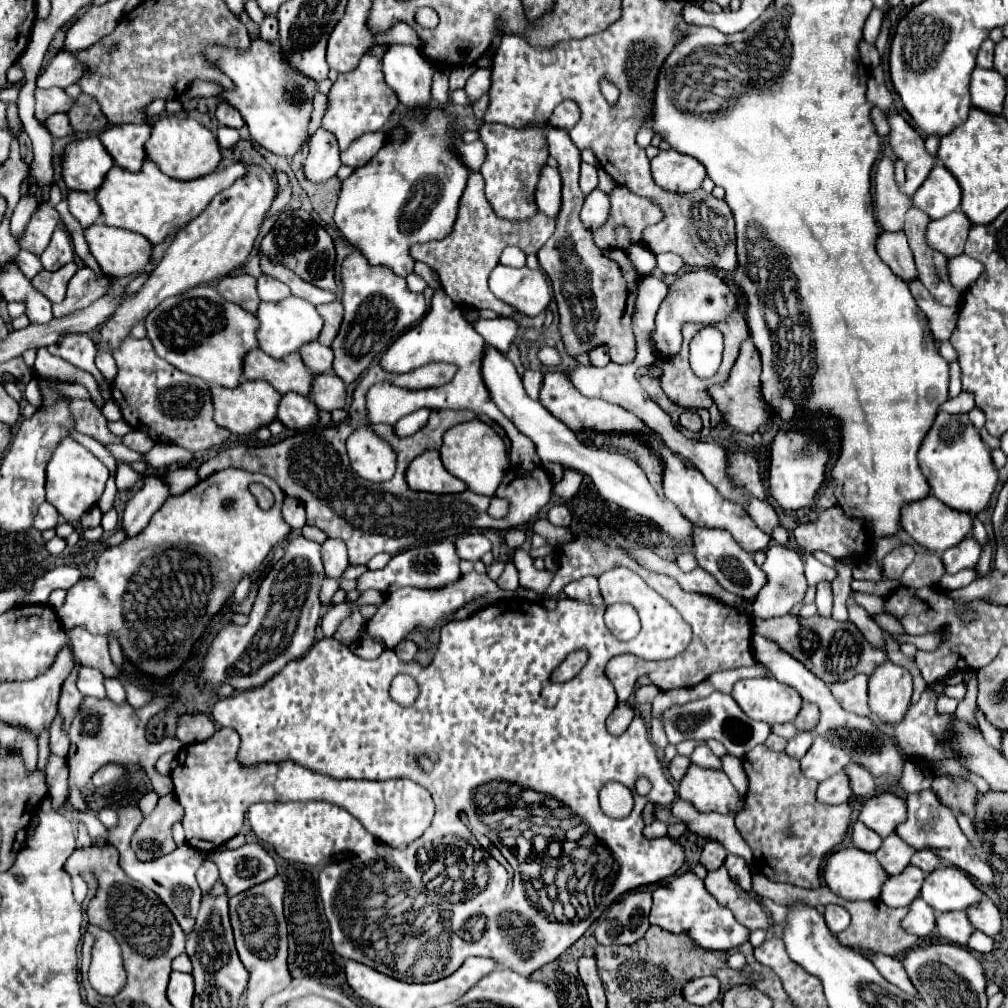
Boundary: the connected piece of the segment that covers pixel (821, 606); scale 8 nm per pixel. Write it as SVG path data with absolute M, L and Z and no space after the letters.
M818 582L816 584L816 606L818 606L820 616L830 616L830 612L832 612L830 582Z

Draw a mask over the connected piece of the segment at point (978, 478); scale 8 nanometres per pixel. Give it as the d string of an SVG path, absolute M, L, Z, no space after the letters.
M938 412L934 428L926 434L924 444L918 452L918 462L932 488L932 494L946 506L960 512L982 512L988 506L990 496L998 484L998 470L992 462L990 448L982 442L968 414L952 416Z

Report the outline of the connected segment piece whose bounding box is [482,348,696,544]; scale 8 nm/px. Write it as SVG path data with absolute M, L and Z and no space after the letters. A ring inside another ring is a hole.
M486 348L482 376L484 376L484 382L490 390L496 406L514 422L514 426L522 434L526 434L536 444L536 452L538 452L538 458L542 460L542 464L554 462L554 464L562 464L564 468L572 468L572 470L578 470L578 472L590 476L604 500L614 502L614 504L626 508L628 512L634 512L634 514L640 514L640 516L652 520L670 538L684 542L684 544L692 544L692 536L694 536L696 526L670 500L664 500L654 492L646 474L640 470L640 466L624 454L584 446L566 424L556 420L538 400L532 400L526 394L514 364L504 354L500 354L494 348Z

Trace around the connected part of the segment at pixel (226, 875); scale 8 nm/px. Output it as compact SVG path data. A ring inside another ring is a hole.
M244 844L236 850L216 850L208 854L218 866L220 878L228 888L228 896L246 892L248 888L270 880L278 874L276 860L266 852L262 844Z

